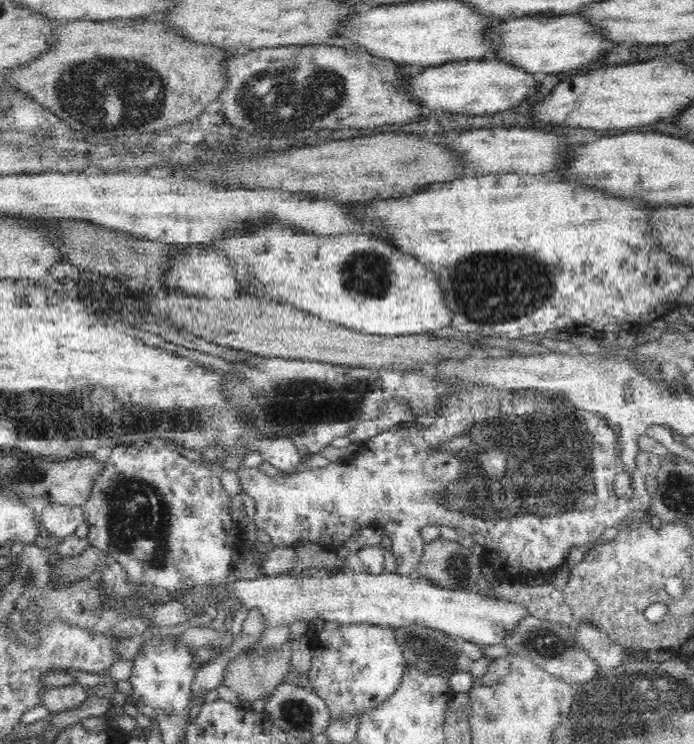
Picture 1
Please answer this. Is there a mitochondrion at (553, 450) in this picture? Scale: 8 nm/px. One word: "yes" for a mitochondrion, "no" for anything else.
yes

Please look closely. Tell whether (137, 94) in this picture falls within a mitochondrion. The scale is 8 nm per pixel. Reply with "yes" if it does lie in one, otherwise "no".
yes

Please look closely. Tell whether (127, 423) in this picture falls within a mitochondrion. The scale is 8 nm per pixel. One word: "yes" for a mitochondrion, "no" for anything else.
yes

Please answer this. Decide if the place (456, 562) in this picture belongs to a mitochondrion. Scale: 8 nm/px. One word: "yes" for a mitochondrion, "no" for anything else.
yes

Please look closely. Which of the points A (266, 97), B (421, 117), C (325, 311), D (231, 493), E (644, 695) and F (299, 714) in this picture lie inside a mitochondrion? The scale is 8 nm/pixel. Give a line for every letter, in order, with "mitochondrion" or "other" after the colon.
A: mitochondrion
B: other
C: other
D: other
E: mitochondrion
F: mitochondrion

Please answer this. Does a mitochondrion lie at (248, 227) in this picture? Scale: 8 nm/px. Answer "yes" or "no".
no

